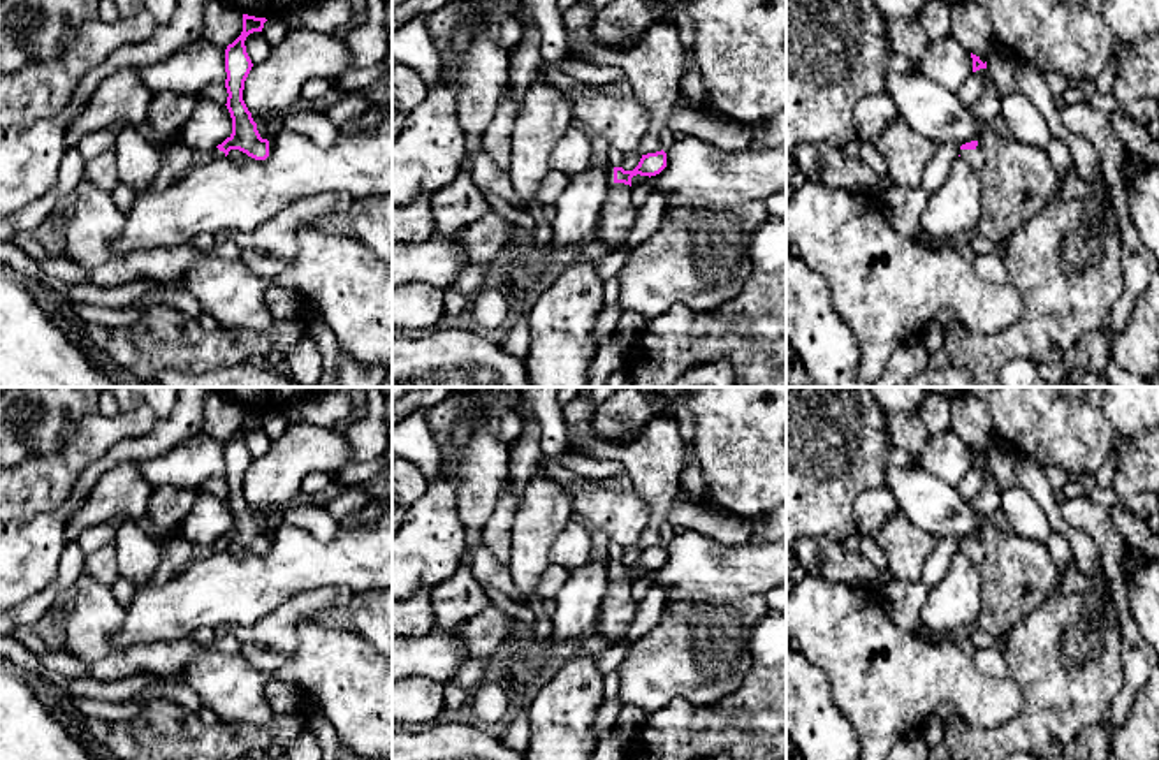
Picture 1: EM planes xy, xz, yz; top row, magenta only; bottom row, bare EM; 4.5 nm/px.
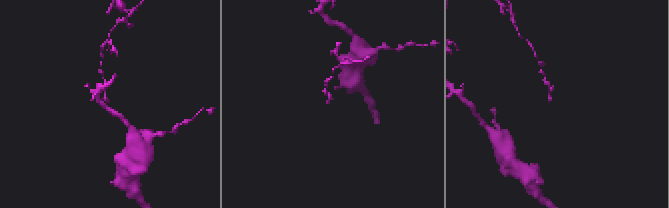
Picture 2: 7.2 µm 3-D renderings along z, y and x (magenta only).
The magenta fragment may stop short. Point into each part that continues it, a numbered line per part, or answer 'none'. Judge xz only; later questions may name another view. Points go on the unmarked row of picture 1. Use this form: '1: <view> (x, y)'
1: xz (618, 609)

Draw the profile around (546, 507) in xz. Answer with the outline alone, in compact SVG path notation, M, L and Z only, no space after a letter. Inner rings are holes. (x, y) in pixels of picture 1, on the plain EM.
M536 468L512 522L508 570L522 598L538 596L538 581L550 565L550 547L573 514L570 491Z

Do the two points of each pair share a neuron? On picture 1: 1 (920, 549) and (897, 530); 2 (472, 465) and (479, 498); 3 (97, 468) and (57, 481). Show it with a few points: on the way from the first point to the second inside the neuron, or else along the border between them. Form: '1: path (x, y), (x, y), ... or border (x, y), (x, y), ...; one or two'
1: path (915, 546), (903, 535); one
2: path (479, 474), (479, 489); one
3: border (111, 445), (83, 470), (72, 491), (57, 507); two

